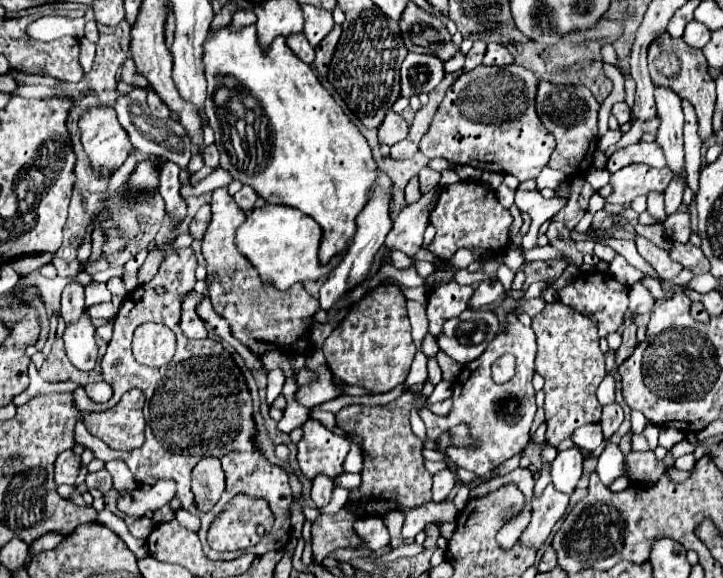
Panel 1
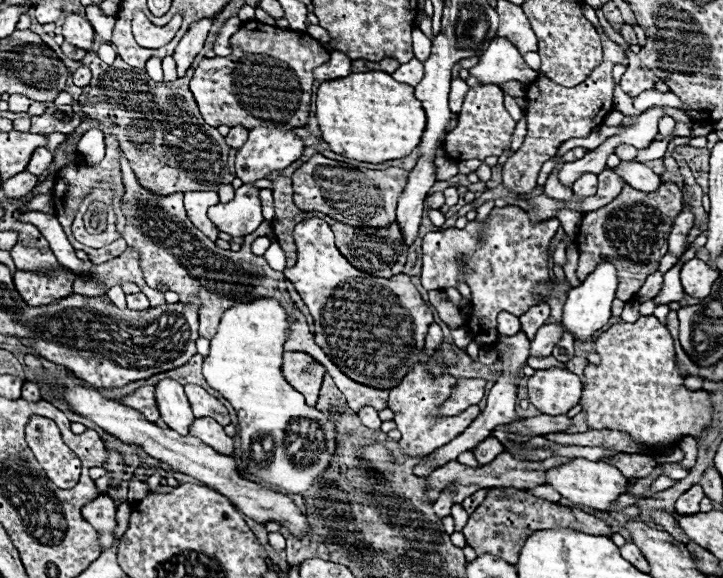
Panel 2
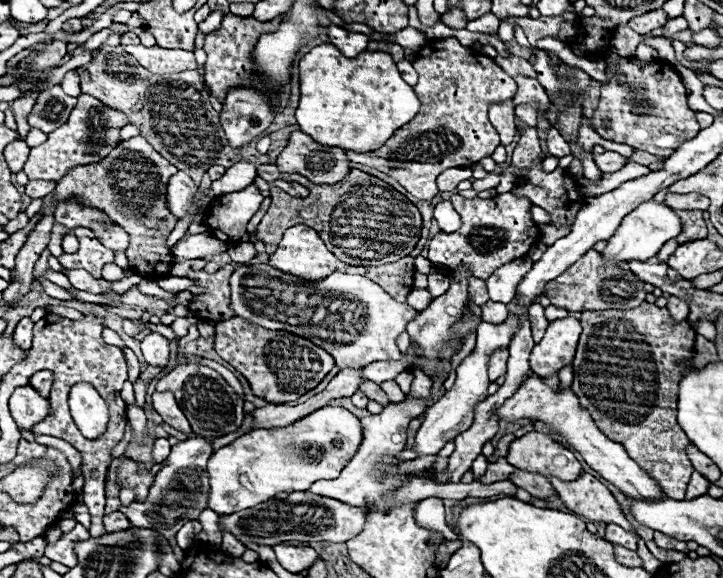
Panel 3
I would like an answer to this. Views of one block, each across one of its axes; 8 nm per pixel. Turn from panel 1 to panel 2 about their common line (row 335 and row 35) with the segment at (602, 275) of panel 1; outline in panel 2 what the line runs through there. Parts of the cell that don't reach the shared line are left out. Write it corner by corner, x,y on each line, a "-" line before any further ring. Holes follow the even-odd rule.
598,26
598,34
602,40
602,48
604,48
604,60
598,68
594,68
594,74
590,74
582,84
574,86
574,88
564,88
556,82
552,82
546,76
536,78
526,92
526,124
528,124
528,134
524,138
524,144
520,150
516,150
504,164
502,168
502,176
504,176
504,186
516,194
526,194
536,186
536,178
538,172
542,168
542,164
550,158
554,158
556,150
560,148
562,142
570,140
570,138
588,138
590,132
600,126
604,122
604,118
612,112
614,108
614,76
612,76
612,68
616,64
624,64
628,66
628,60
620,48
620,44
612,42
604,28

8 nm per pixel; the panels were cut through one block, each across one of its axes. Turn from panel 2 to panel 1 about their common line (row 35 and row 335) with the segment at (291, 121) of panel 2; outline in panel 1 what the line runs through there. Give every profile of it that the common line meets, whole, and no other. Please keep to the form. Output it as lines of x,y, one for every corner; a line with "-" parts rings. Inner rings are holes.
216,188
212,192
212,222
202,238
202,254
208,262
208,298
214,310
230,322
232,334
246,344
254,354
262,356
268,350
294,350
294,346
302,340
302,354
312,352
310,334
304,324
306,318
314,316
318,300
310,296
302,284
294,284
288,290
278,290
270,282
262,282
260,274
254,272
250,260
240,254
236,246
236,232
244,224
246,214
238,208
234,198
226,188

